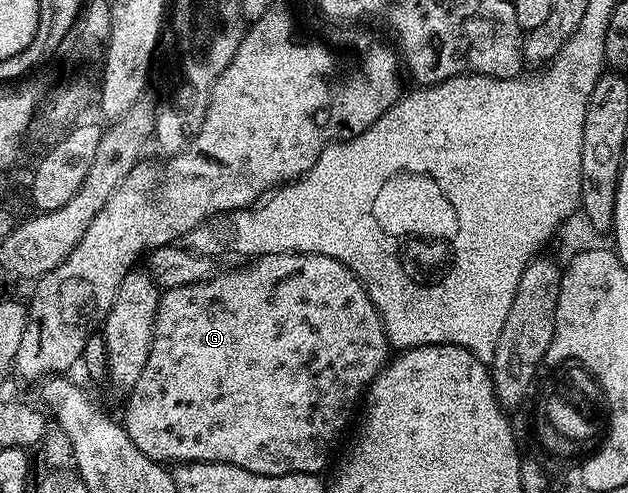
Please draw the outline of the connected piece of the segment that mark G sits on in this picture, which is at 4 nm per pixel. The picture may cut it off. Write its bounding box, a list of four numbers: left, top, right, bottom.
[124,253,392,477]

